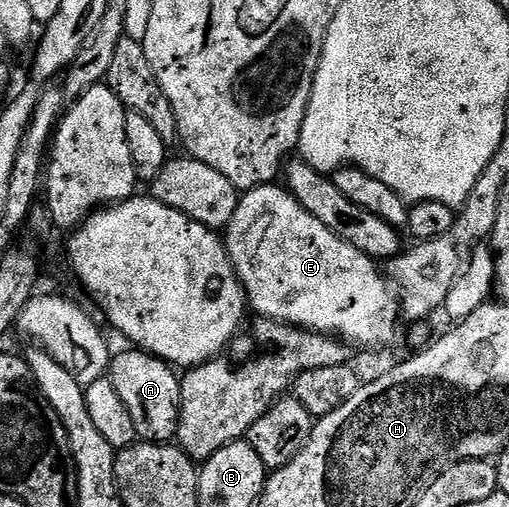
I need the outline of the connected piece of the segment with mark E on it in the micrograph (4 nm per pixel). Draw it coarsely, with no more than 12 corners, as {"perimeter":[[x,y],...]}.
{"perimeter":[[281,185],[226,226],[259,319],[362,350],[397,340],[379,263]]}

